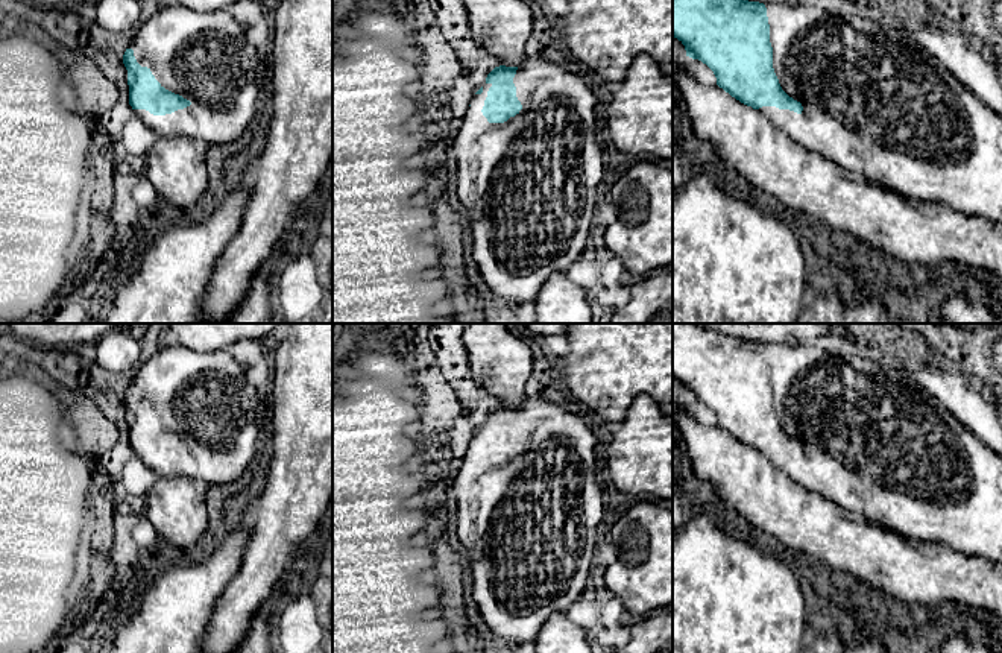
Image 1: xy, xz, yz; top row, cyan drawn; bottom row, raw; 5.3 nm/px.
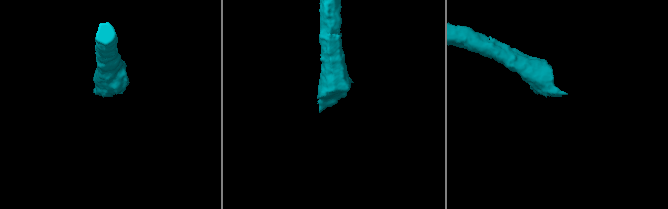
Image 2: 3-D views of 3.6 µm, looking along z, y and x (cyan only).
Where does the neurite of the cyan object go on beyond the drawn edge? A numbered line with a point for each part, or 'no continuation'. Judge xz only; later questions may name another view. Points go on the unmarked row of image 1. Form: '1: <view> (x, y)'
1: xz (529, 526)

